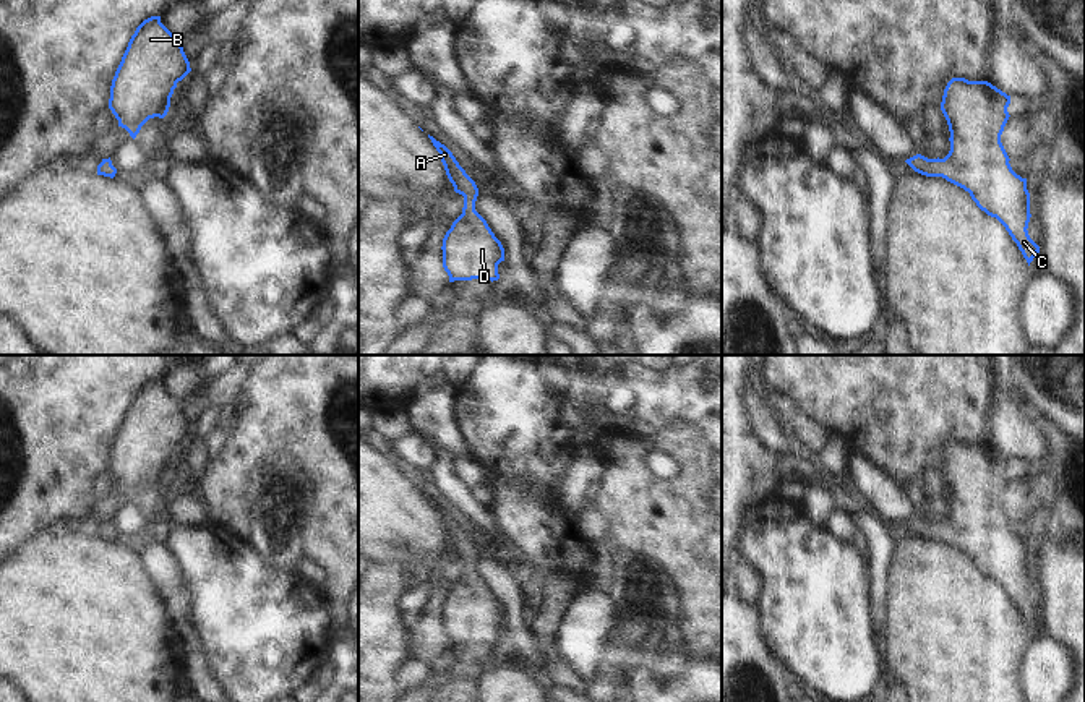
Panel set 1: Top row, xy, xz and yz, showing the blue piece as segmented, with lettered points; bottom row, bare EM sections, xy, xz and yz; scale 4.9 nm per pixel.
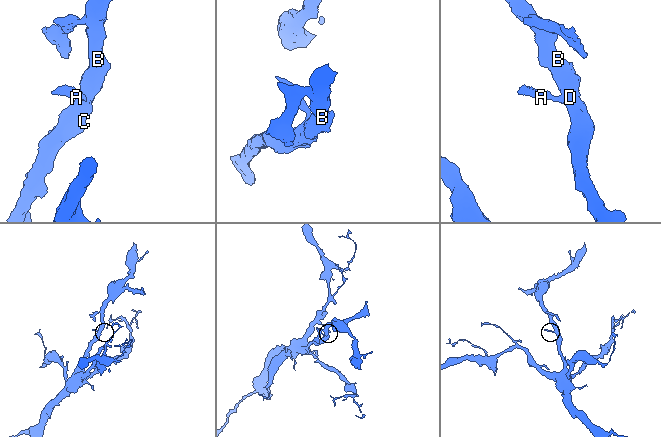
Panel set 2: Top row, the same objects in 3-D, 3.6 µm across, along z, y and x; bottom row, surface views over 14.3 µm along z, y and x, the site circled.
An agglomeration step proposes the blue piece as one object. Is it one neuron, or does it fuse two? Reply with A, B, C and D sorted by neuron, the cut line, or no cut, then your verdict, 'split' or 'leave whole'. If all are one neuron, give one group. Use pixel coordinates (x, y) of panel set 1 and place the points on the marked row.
groups A B C D; cut none; leave whole

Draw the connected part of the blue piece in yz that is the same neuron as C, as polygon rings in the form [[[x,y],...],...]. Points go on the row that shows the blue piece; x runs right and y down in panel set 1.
[[[952,78],[944,89],[941,102],[941,110],[950,131],[949,154],[944,159],[928,159],[916,154],[905,162],[921,175],[942,177],[968,191],[981,211],[996,217],[1006,227],[1030,266],[1035,255],[1040,253],[1040,246],[1030,238],[1027,230],[1031,217],[1027,178],[1012,170],[1010,159],[1001,143],[1001,135],[1010,117],[1007,112],[1009,104],[1010,96],[988,81]]]

